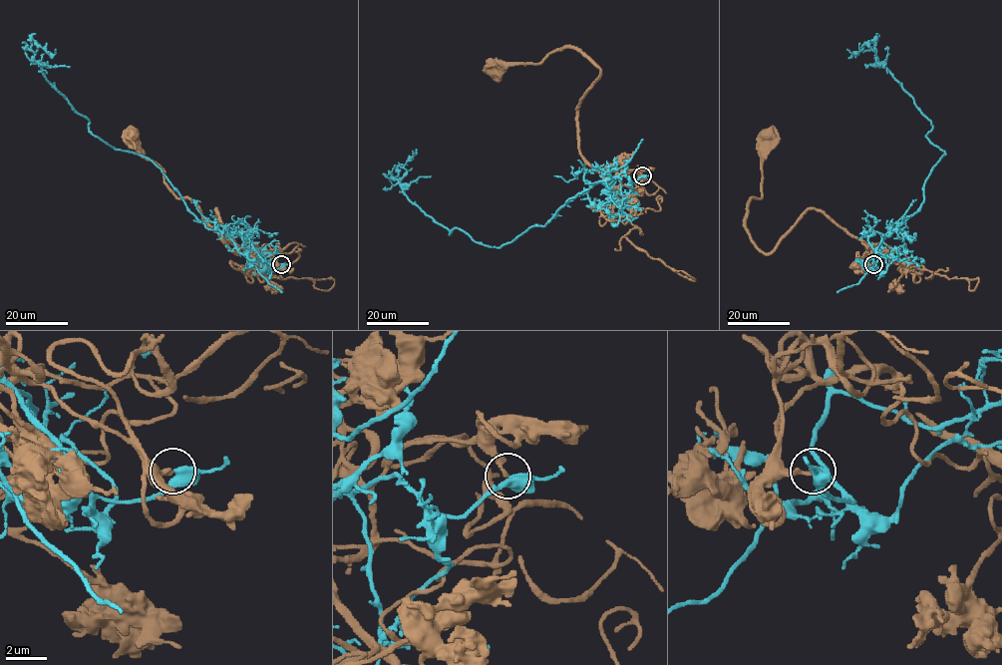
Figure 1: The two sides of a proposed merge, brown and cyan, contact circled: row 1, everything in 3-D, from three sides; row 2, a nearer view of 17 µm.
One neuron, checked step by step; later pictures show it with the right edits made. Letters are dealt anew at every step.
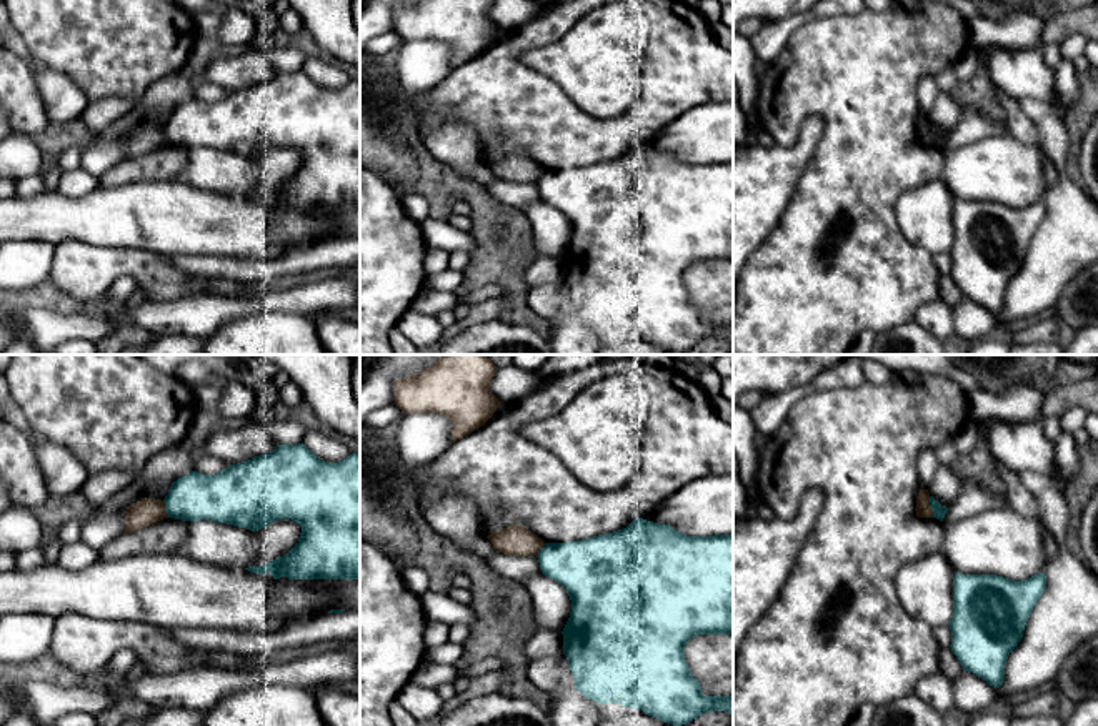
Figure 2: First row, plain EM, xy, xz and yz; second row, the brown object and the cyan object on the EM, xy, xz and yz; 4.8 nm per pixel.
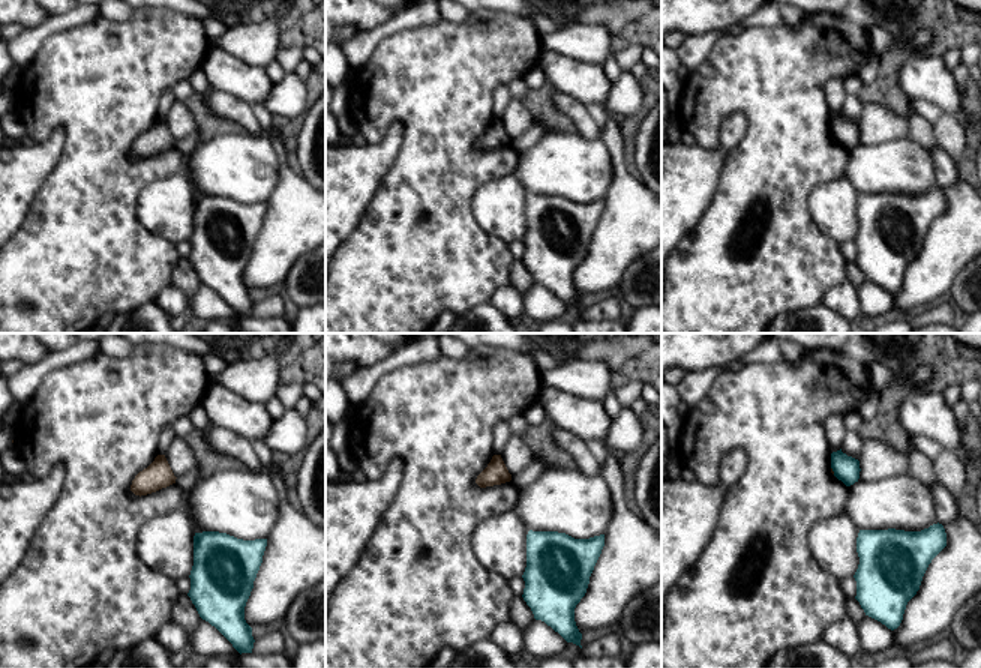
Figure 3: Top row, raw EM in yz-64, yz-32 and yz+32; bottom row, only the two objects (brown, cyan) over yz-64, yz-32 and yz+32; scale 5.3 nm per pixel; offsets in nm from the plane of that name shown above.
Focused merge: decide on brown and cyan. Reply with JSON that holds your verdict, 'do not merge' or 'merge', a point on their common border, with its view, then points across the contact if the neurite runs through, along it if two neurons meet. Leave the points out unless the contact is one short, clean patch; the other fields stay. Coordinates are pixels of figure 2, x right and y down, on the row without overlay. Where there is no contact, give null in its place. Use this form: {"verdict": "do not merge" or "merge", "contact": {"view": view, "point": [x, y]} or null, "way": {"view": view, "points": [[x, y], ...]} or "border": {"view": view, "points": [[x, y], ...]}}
{"verdict": "do not merge", "contact": {"view": "yz", "point": [928, 134]}, "border": {"view": "yz", "points": [[928, 124], [933, 144]]}}

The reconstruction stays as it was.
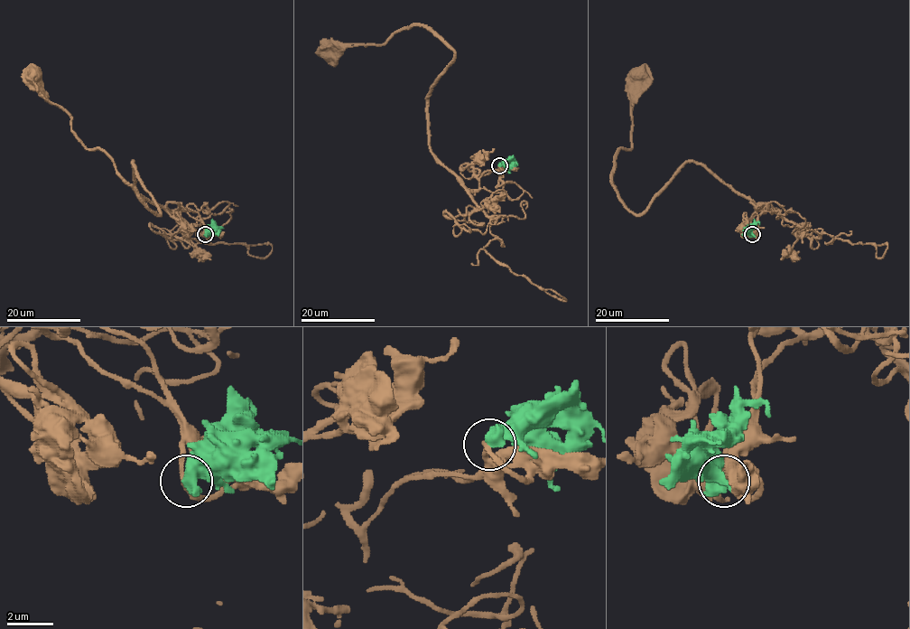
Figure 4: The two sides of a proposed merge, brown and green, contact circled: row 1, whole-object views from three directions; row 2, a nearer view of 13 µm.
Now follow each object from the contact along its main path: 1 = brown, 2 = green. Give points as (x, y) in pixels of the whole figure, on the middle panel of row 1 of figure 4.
1: (499, 165), (467, 188), (431, 151), (428, 99), (455, 52), (434, 32), (405, 26), (382, 44), (331, 51)
2: (499, 165), (509, 163), (517, 165)

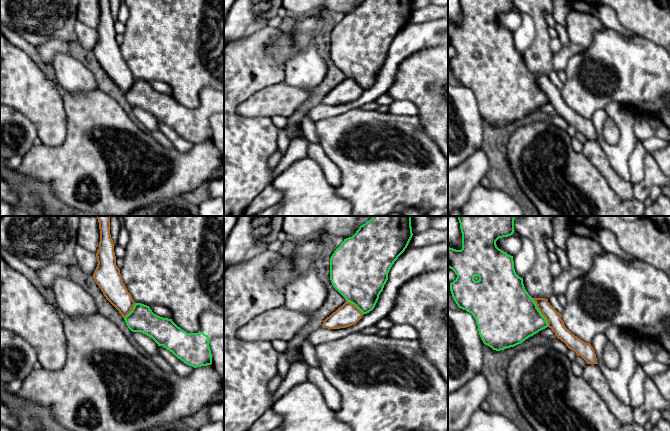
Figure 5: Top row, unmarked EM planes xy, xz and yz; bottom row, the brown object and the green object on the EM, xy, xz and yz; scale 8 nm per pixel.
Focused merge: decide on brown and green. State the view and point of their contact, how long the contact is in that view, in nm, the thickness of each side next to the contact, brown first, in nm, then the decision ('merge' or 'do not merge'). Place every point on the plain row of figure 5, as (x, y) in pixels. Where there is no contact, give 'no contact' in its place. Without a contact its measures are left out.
contact yz (540, 87); length 260 nm; calibres 120 and 460 nm; merge

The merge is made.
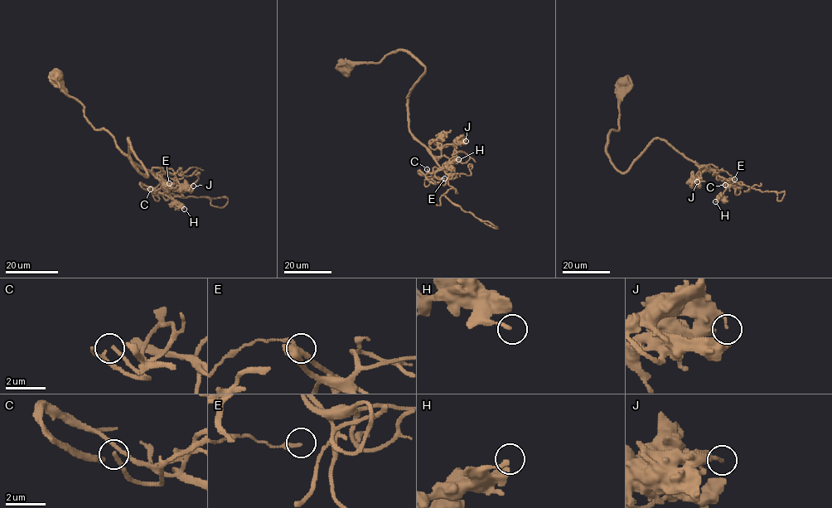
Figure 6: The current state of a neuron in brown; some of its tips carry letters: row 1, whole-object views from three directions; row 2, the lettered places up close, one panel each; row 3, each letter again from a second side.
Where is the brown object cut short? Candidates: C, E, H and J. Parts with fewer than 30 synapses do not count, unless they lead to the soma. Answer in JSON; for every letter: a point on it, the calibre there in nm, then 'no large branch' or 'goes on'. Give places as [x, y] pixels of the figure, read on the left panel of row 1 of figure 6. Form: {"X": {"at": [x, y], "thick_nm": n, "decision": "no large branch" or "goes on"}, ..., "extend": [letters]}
{"C": {"at": [150, 189], "thick_nm": 160, "decision": "goes on"}, "E": {"at": [169, 183], "thick_nm": 200, "decision": "no large branch"}, "H": {"at": [184, 209], "thick_nm": 180, "decision": "no large branch"}, "J": {"at": [193, 186], "thick_nm": 130, "decision": "no large branch"}, "extend": ["C"]}

